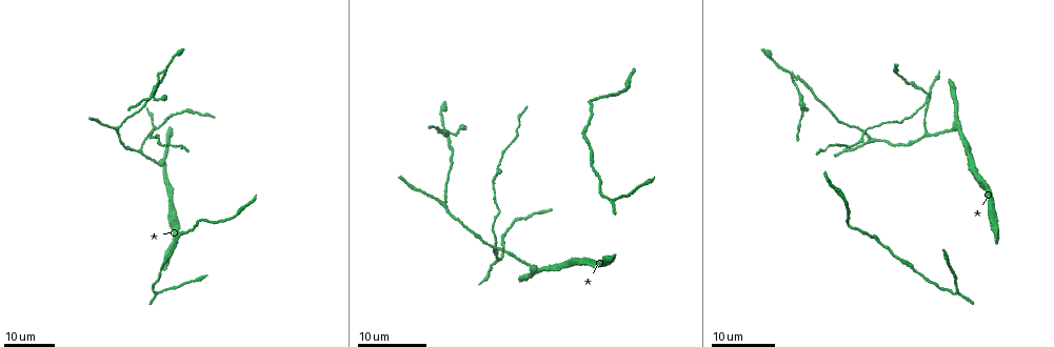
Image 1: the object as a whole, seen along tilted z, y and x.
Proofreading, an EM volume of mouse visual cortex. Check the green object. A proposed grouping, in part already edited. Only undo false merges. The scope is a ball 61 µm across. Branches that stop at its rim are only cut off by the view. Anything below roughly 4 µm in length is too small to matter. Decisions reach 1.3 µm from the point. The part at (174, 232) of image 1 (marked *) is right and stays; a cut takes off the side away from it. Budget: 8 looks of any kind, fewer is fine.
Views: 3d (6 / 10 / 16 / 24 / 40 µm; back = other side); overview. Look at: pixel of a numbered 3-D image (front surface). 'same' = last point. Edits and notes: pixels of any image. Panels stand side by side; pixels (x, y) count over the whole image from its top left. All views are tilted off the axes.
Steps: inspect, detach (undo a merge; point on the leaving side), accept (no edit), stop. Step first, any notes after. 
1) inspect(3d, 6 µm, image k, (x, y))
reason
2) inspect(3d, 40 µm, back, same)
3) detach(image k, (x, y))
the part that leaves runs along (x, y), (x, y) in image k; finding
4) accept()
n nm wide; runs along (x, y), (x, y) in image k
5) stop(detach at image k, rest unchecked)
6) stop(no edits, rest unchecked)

inspect(3d, 24 µm, image 1, (928, 100))
three-way junction

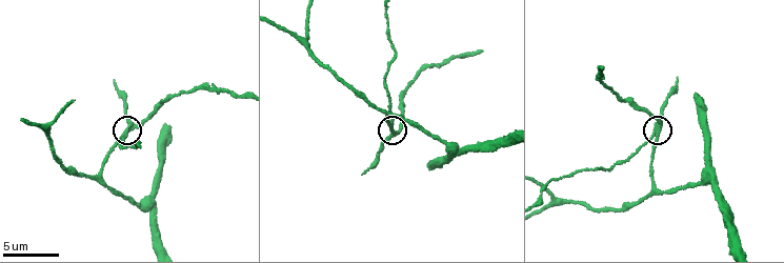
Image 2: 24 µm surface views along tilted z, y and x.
inspect(3d, 6 µm, image 2, (656, 132))

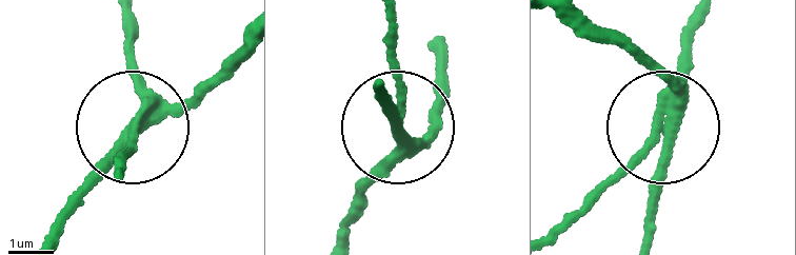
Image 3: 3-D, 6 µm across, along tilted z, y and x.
accept()
240 nm wide; runs along (44, 240), (120, 136), (211, 78) in image 3; continuous, no second neuron

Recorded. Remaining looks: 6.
inspect(3d, 16 µm, image 2, (653, 188))
a fork

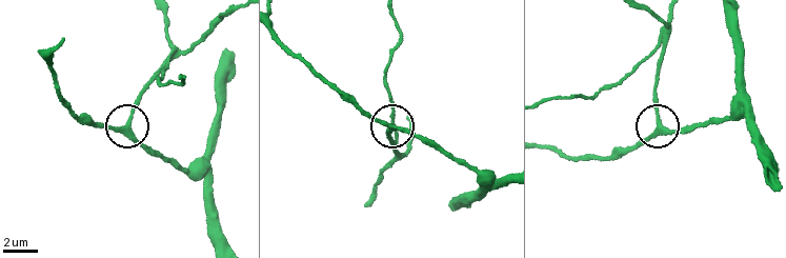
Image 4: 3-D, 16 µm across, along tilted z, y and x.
accept()
220 nm wide; runs along (504, 181), (472, 171), (398, 131), (390, 130), (386, 137) in image 4; one neuron here

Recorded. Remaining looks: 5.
inspect(3d, 10 µm, image 2, (143, 203))

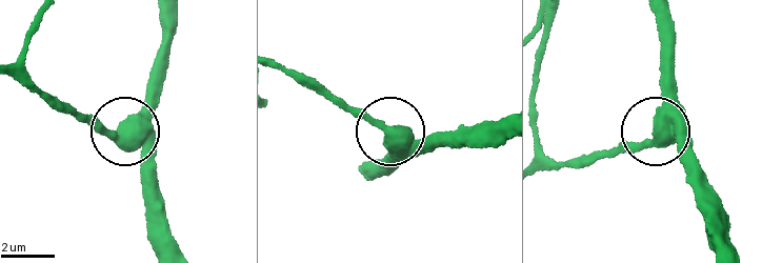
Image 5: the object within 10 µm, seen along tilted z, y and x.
inspect(3d, 6 µm, image 5, (121, 134))

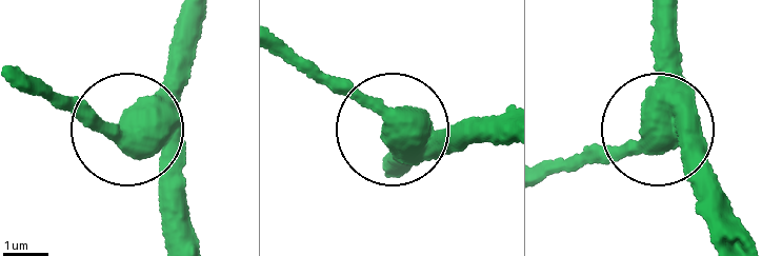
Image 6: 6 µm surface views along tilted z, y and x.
accept()
510 nm wide; continuous, no second neuron

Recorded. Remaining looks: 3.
inspect(3d, 10 µm, image 2, (303, 40))
three arms meet

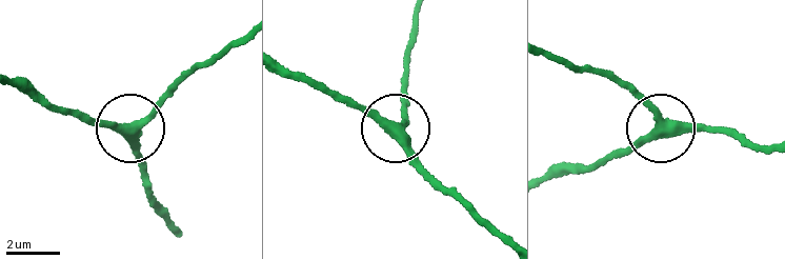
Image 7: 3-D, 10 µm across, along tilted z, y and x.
inspect(3d, 6 µm, image 7, (396, 126))

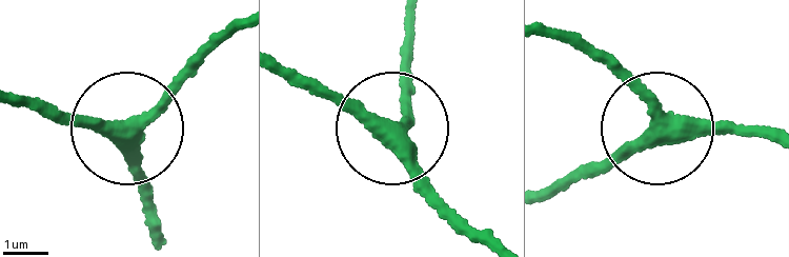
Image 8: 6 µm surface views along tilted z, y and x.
accept()
side arm 8 µm; 3 arms; one neuron here

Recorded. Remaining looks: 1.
stop(no edits, rest unchecked)

